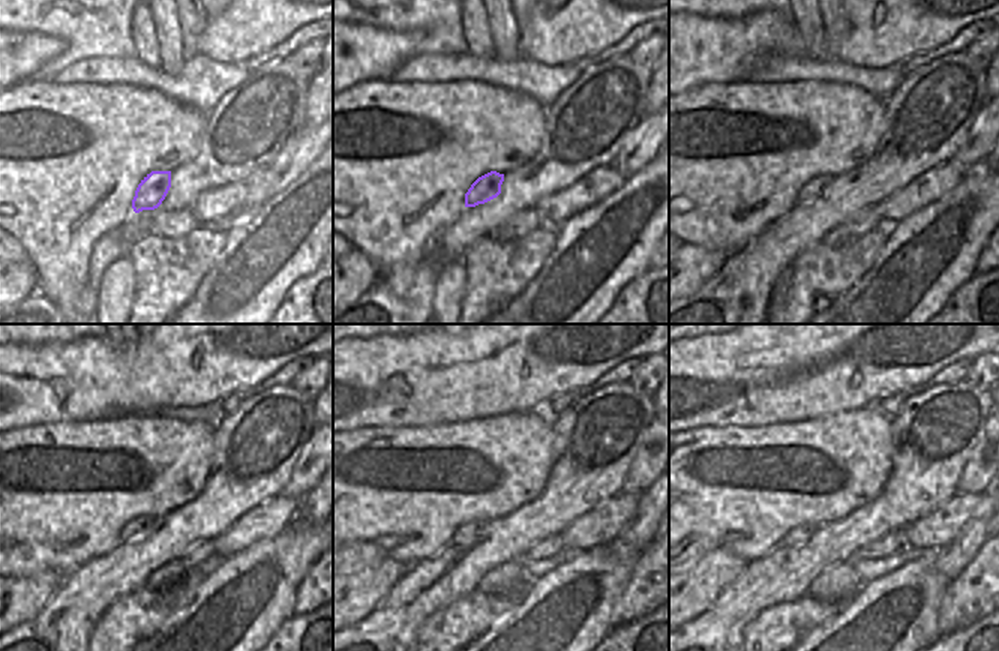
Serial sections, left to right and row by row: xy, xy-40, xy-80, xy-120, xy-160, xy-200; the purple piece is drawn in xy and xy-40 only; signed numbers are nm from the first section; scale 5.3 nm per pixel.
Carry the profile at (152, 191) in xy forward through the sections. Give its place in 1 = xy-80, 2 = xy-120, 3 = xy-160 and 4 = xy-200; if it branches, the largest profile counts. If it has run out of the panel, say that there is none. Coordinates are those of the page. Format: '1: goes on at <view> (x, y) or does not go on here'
1: goes on at xy-80 (810, 191)
2: goes on at xy-120 (138, 527)
3: goes on at xy-160 (465, 534)
4: goes on at xy-200 (798, 536)

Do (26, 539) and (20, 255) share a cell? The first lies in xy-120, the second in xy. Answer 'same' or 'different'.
different

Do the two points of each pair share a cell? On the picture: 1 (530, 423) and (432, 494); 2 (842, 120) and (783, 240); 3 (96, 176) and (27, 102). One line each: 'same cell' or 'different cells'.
1: same cell
2: different cells
3: same cell

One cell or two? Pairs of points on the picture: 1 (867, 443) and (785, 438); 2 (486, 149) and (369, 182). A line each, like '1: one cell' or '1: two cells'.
1: one cell
2: one cell

